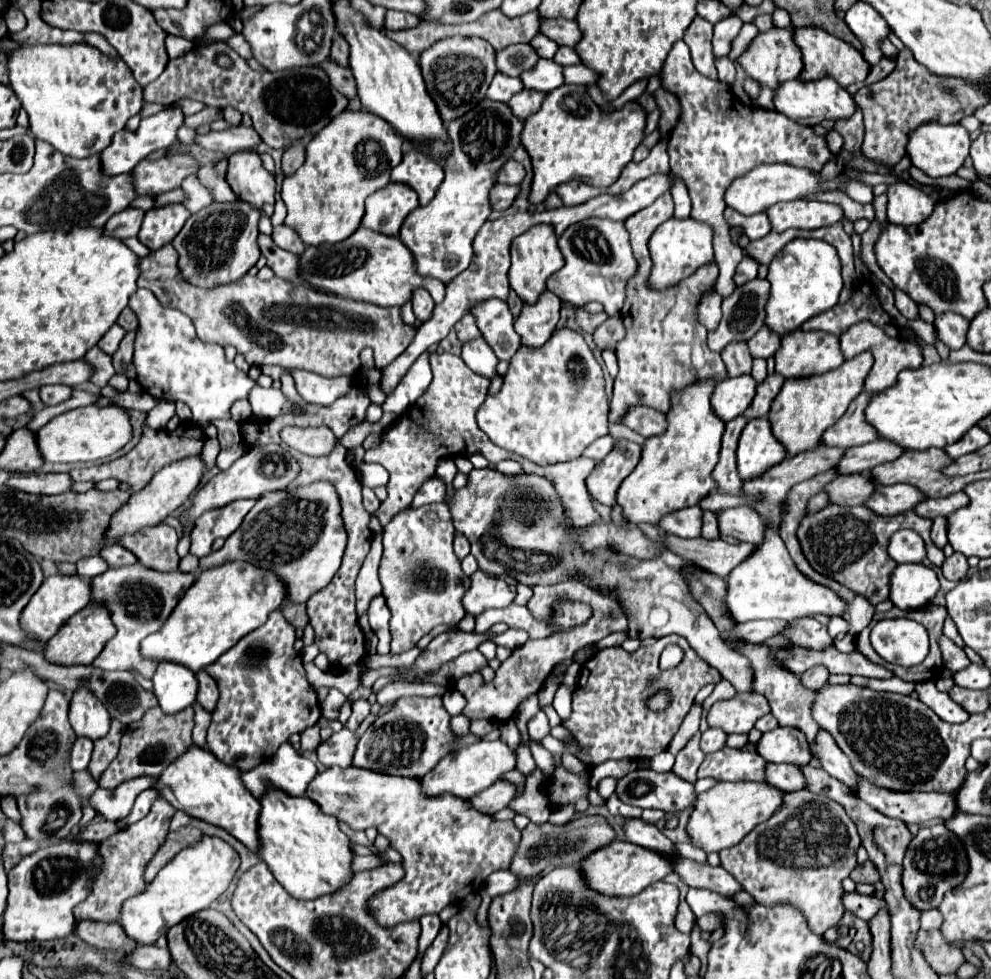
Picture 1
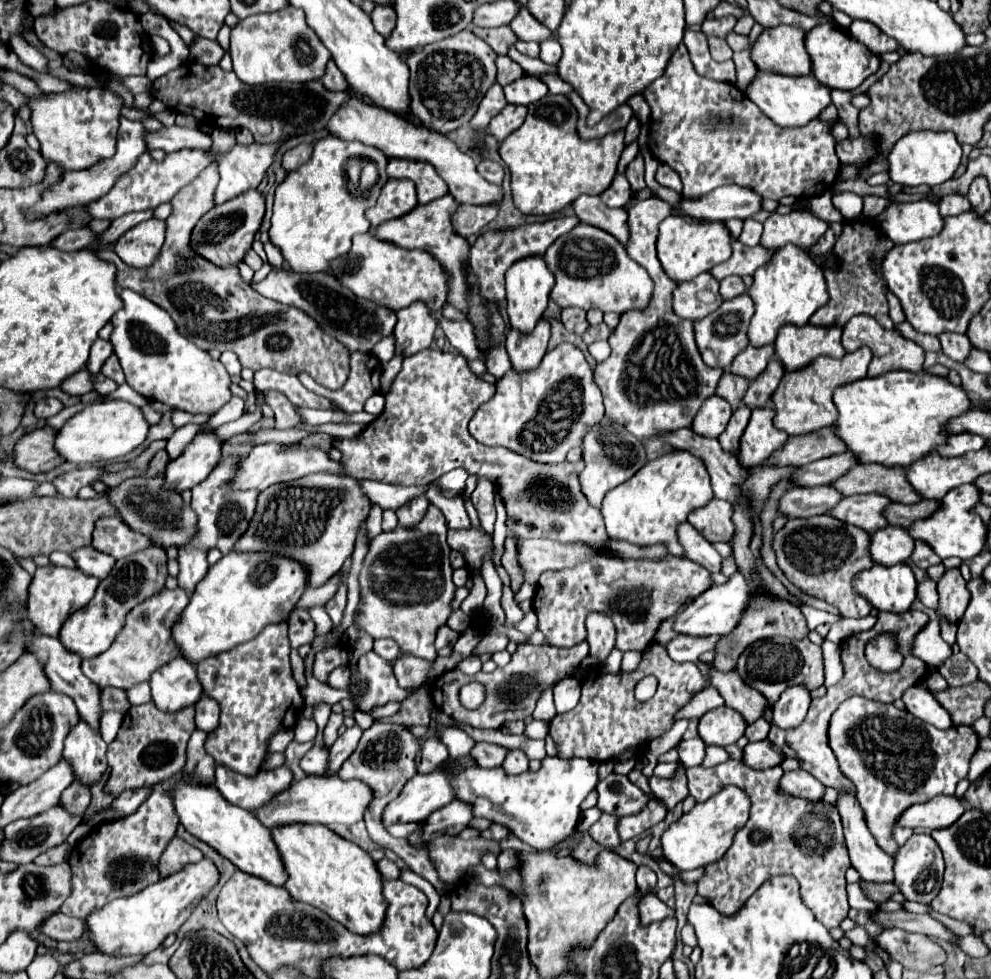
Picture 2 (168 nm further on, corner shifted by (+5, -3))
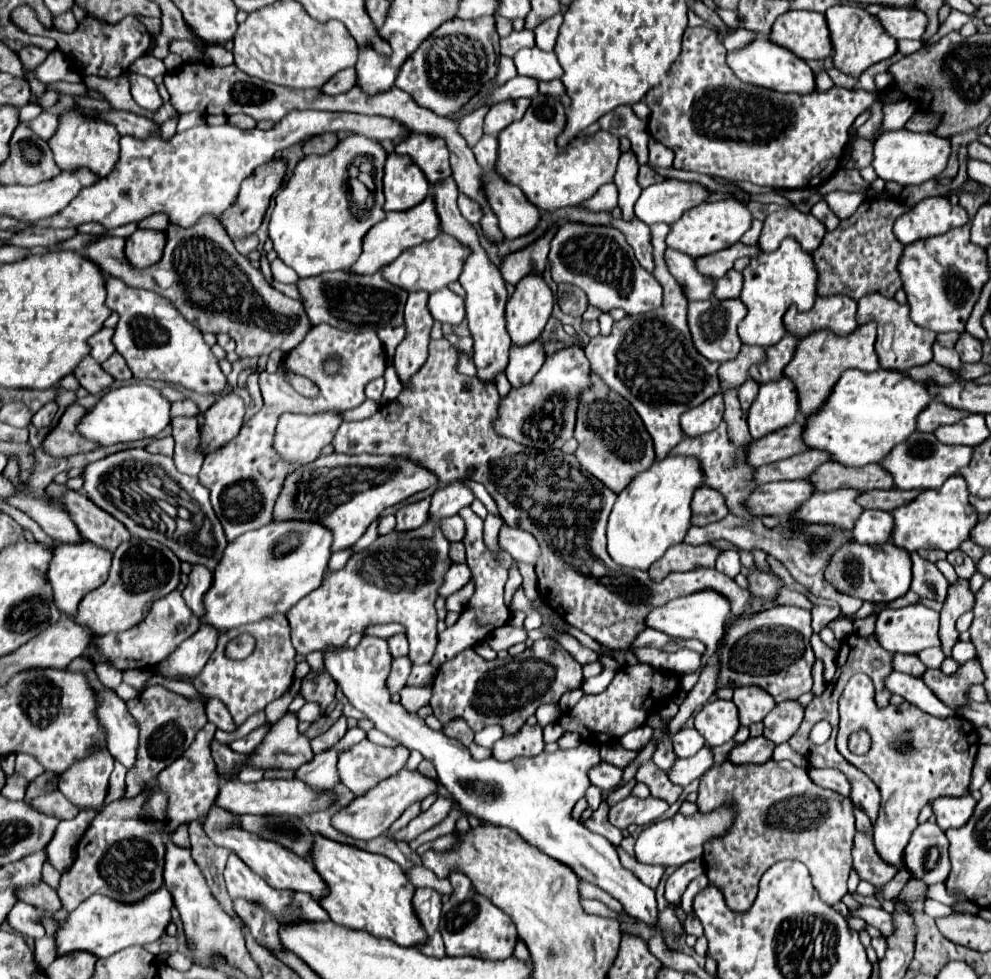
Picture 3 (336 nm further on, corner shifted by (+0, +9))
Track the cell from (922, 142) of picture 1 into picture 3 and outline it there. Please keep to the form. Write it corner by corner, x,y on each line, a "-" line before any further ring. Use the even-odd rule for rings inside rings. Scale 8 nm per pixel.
905,128
883,132
873,142
873,170
885,182
897,182
901,186
923,184
931,178
937,178
947,166
947,158
951,152
951,142
933,134
917,134

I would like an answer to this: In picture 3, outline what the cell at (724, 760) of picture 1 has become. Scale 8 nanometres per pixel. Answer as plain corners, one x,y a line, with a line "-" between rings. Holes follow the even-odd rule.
767,760
765,764
747,764
747,766
733,766
731,762
723,762
721,766
713,766
701,776
697,808
699,812
707,814
721,806
733,806
737,810
733,824
727,828
727,834
707,840
703,844
703,862
709,882
723,890
727,906
735,912
743,912
751,908
757,896
757,884
761,876
771,868
775,862
781,860
799,860
809,868
813,878
813,886
819,892
821,900
827,904
839,902
847,894
847,878
851,872
851,848
855,838
855,814
853,804
849,798
839,796
837,792
823,790
807,776
805,768
791,764
789,760

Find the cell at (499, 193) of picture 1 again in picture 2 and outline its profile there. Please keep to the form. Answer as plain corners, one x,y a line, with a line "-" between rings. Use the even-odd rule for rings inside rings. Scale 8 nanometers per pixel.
462,204
456,214
452,216
452,224
454,224
454,230
468,238
472,234
478,234
490,220
496,218
500,206
498,204
486,204
486,206
468,206
468,204

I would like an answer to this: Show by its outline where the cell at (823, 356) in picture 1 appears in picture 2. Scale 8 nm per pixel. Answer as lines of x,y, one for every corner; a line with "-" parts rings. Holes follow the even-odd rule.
782,326
776,346
776,358
782,362
786,372
802,370
820,356
842,358
846,352
840,344
842,328
822,328
822,326

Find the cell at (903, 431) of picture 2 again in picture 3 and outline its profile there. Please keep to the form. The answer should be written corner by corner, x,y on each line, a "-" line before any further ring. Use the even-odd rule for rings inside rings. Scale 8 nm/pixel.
879,368
877,372
863,372
863,370
847,370
837,380
835,388
831,390
831,396
827,396
825,408
819,408
819,412
805,418
805,430
803,430
803,444
813,450
823,450
829,454
831,462
843,464
843,466
865,466
869,462
879,462
891,448
899,442
903,442
909,434
915,432
915,420
917,414
933,400
927,392
927,382
915,382
907,374
899,370
885,370

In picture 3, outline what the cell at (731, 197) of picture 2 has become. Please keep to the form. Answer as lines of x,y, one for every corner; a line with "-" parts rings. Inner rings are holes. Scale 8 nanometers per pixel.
663,180
661,184
653,184
641,192
635,202
635,216
645,224
673,224
685,210
705,202
707,198
709,192
697,182

